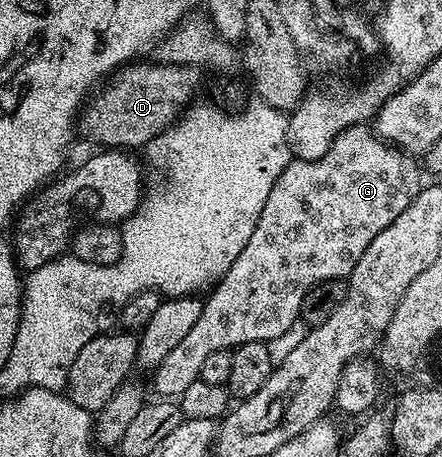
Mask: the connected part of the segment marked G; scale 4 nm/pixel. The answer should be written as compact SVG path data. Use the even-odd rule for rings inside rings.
M368 125L348 127L333 141L330 149L322 157L317 159L293 158L292 162L286 165L284 172L276 179L274 189L270 191L270 197L266 197L266 205L262 205L262 217L258 217L258 225L254 225L254 233L250 233L250 241L246 241L246 249L242 249L242 253L238 253L238 257L232 262L228 272L220 278L219 283L211 288L212 296L203 300L202 317L198 317L194 329L190 329L190 333L186 333L186 338L167 355L166 361L162 361L162 365L156 367L154 378L156 378L156 391L160 394L157 396L178 397L182 393L186 393L187 387L195 379L199 379L206 356L209 353L215 353L217 349L234 349L246 341L268 343L282 337L282 333L286 333L286 329L293 327L300 319L302 301L306 297L306 293L310 293L310 289L317 287L319 283L325 283L331 279L347 280L354 265L358 265L358 257L362 257L362 253L366 253L370 241L374 241L374 237L378 237L378 233L382 233L382 229L386 229L386 225L390 225L390 221L394 221L394 217L398 217L398 213L402 213L402 209L406 209L406 205L410 205L410 201L414 201L414 197L418 197L422 186L420 171L422 175L421 164L413 156L409 155L407 151L401 151L399 147L393 147L391 143L387 143Z

